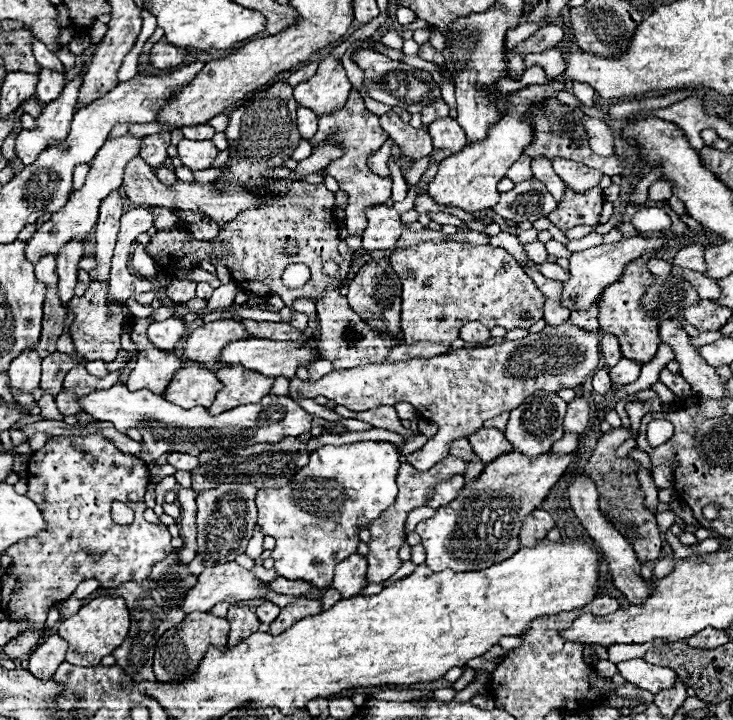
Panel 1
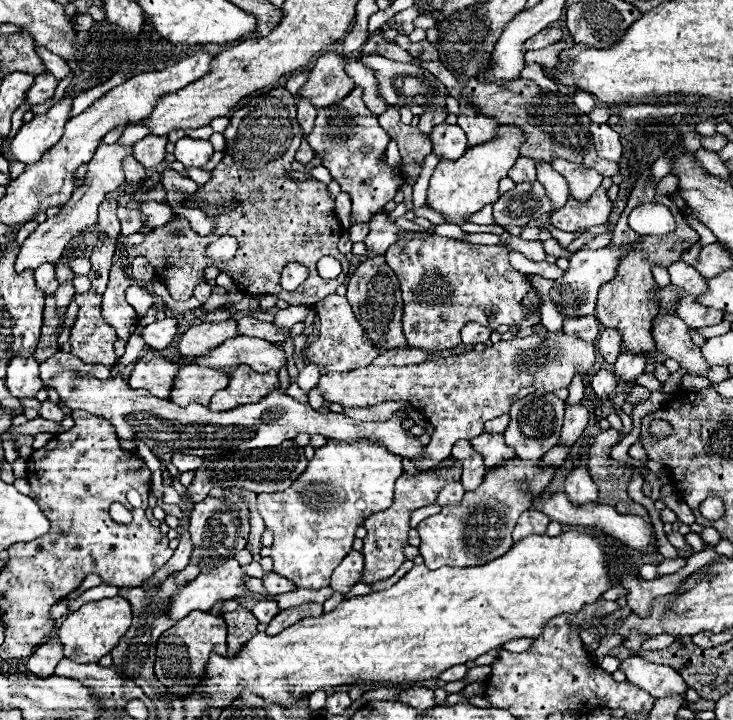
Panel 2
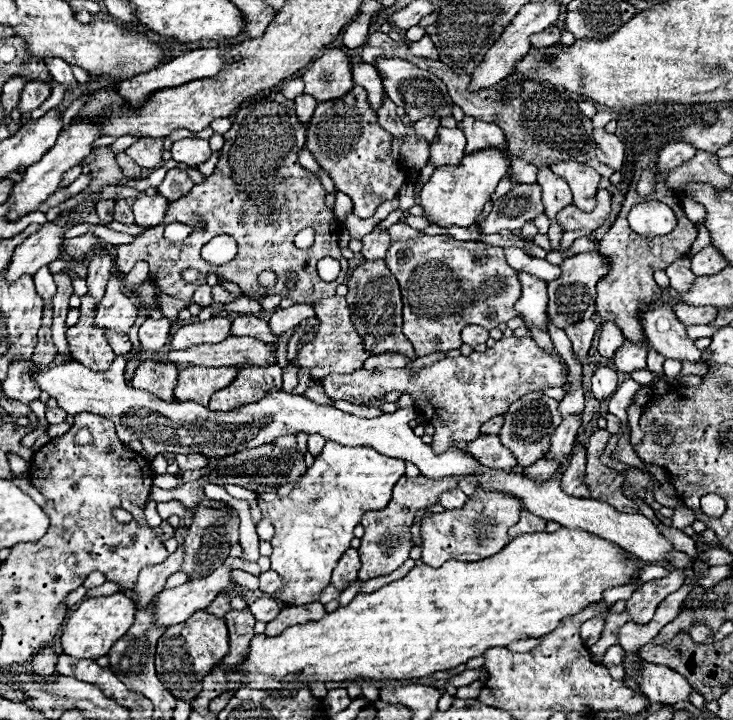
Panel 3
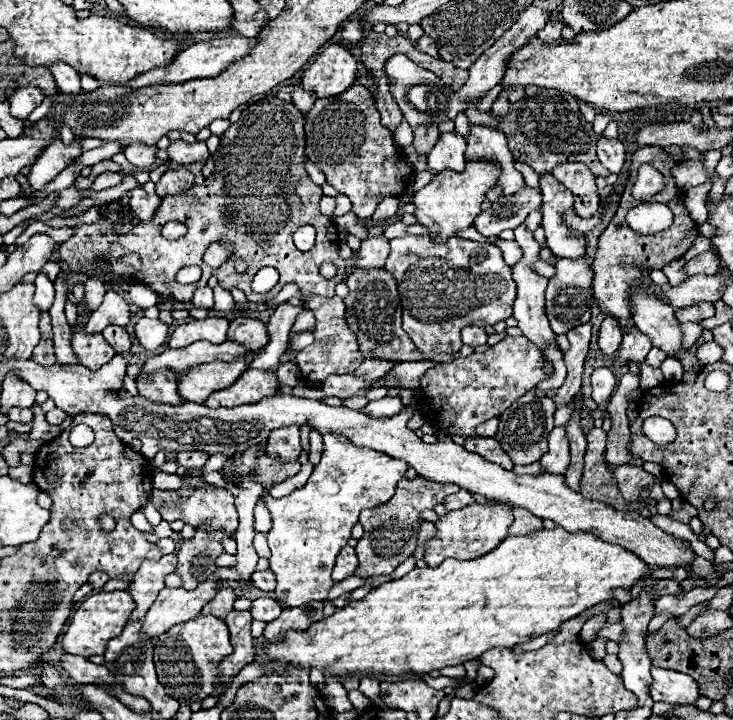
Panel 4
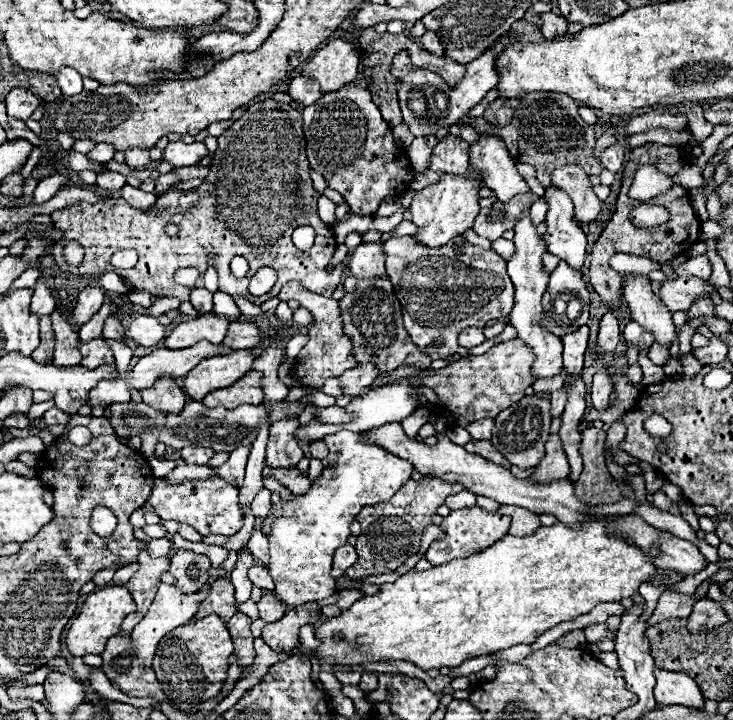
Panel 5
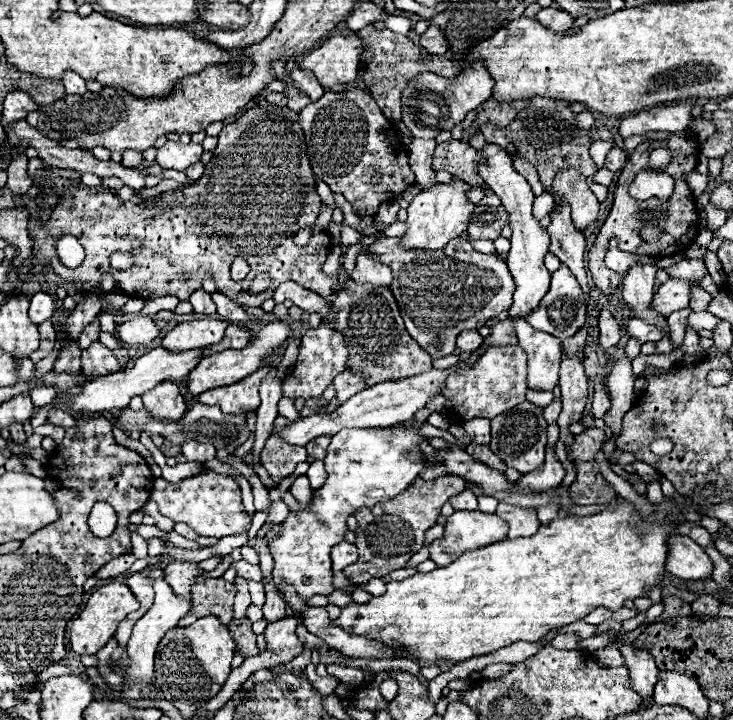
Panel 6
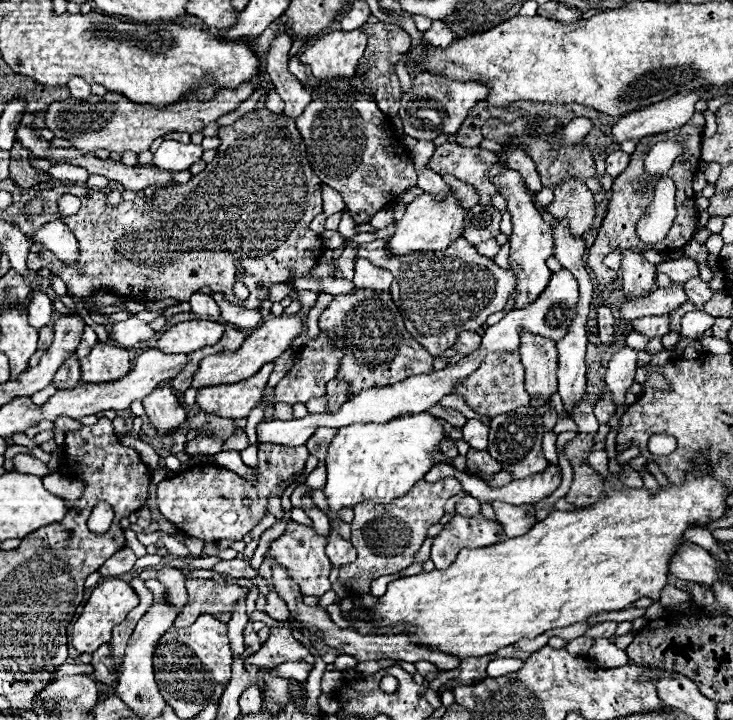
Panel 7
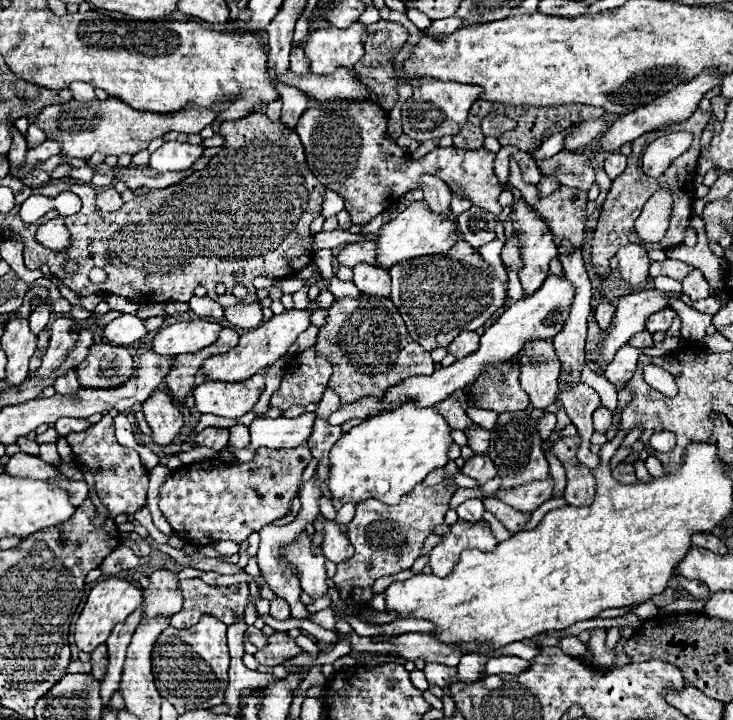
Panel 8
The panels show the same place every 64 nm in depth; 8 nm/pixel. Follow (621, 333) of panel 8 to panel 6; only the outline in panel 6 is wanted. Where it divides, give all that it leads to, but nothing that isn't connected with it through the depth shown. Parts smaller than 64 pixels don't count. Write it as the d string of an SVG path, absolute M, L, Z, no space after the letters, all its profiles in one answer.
M668 280L664 282L654 300L652 300L652 308L660 314L670 314L670 312L676 312L676 310L682 310L682 308L688 308L688 302L690 302L690 292L692 292L692 286L696 282L694 280Z

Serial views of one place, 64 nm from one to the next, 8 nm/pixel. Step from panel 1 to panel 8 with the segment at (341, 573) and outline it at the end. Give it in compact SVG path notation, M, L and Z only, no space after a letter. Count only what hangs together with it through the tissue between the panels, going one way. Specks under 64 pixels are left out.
M328 520L324 526L324 540L322 540L322 552L328 560L334 564L340 564L344 560L350 560L354 556L354 548L348 542L348 538L338 530L338 526Z

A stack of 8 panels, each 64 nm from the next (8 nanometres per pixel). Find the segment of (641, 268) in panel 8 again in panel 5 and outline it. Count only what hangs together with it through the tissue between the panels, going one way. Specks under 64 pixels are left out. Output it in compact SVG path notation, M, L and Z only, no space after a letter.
M628 276L624 284L624 300L630 308L632 320L644 330L656 336L656 342L670 348L676 340L676 326L672 322L672 312L660 304L660 298L652 292L648 276Z

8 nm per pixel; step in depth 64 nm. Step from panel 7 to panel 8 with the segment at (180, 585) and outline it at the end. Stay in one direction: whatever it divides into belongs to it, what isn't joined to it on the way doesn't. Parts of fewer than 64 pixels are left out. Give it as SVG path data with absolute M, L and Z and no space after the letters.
M166 568L156 570L150 576L150 586L144 588L144 614L142 618L154 618L154 616L172 616L180 612L182 608L182 594L178 588L178 576L176 572L170 572Z

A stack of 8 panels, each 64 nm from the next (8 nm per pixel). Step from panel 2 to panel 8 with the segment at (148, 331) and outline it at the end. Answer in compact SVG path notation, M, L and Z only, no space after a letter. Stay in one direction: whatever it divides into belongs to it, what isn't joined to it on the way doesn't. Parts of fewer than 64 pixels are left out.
M124 314L122 318L112 320L106 328L104 328L104 340L110 344L124 344L124 346L132 346L134 342L142 340L144 336L148 336L150 332L144 326L144 320L132 316L132 314Z

